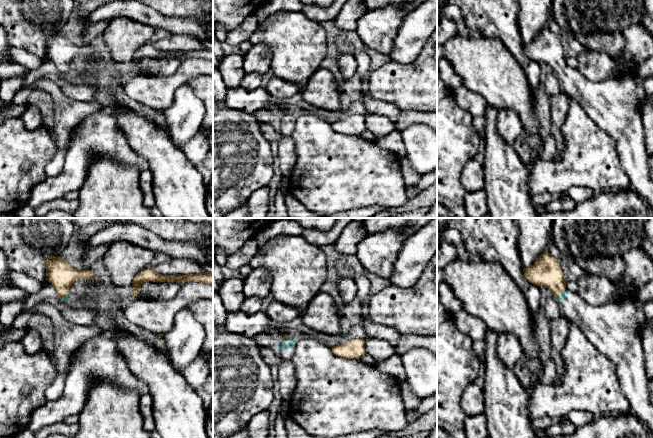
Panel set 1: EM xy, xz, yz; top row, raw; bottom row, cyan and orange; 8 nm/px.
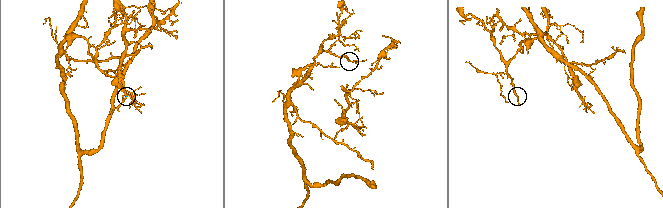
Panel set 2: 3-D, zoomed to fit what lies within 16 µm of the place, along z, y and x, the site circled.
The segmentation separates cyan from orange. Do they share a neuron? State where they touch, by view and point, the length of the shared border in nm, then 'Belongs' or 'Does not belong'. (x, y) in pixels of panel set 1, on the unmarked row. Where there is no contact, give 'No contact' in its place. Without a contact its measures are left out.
Touches cyan at yz (561, 69). Shared border 120 nm. Belongs

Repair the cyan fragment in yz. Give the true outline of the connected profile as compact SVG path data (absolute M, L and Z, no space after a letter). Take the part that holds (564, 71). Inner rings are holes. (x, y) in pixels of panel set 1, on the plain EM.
M549 27L542 29L529 44L523 44L526 55L536 62L545 62L559 79L561 90L577 99L585 113L615 141L620 163L630 179L631 188L647 200L653 212L653 180L649 175L646 153L646 139L640 105L647 96L644 79L637 73L622 78L604 81L590 81L578 69L566 65L566 55L562 44Z

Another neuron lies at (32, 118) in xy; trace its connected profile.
M26 104L20 118L30 131L38 129L43 123L42 113L34 104Z

